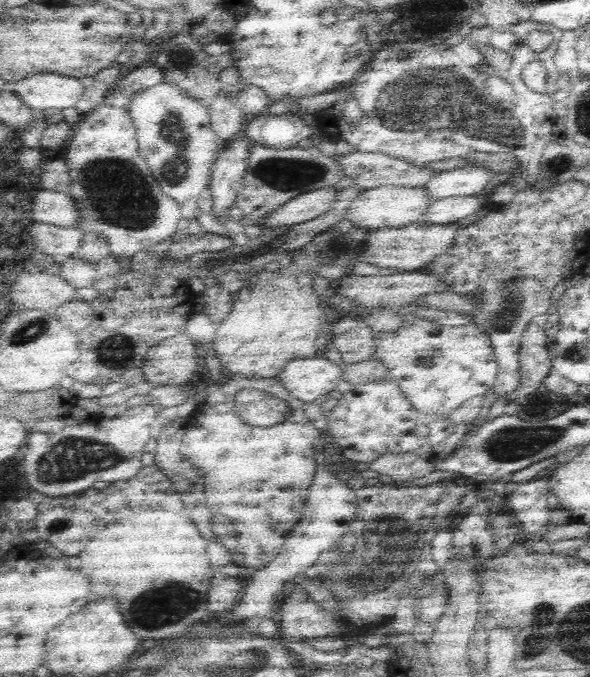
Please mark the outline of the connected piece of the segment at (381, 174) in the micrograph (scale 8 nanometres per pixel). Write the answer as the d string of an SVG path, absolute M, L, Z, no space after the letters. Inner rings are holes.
M354 151L338 160L345 178L354 178L355 186L366 190L389 185L425 187L436 174L442 174L381 153Z

